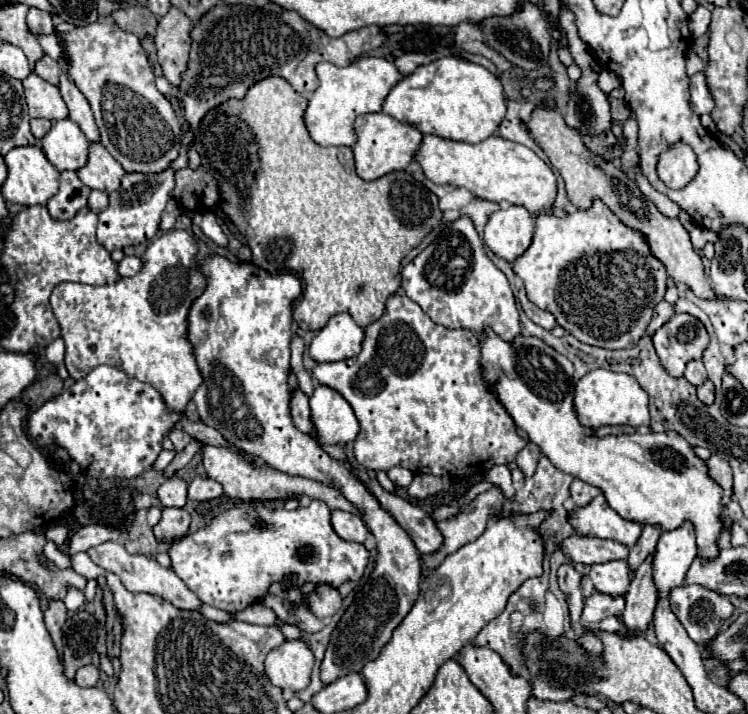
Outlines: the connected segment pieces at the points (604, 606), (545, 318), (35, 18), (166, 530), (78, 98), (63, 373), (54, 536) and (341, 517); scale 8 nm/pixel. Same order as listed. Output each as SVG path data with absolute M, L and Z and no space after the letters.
M600 592L584 598L584 610L582 610L582 624L596 628L598 622L606 616L618 616L624 610L624 598L618 596L604 596Z
M524 290L518 292L518 300L520 300L522 310L526 312L526 316L528 316L534 324L538 324L538 326L542 326L542 328L546 328L546 330L554 330L554 326L556 326L554 316L552 316L550 312L546 312L546 310L540 310L538 306L534 306L534 304L526 298L526 292L524 292Z
M30 8L26 22L28 22L30 32L34 32L34 34L48 34L48 32L54 32L52 16L50 16L48 12L44 12L44 10Z
M164 508L162 520L154 526L158 542L172 540L172 536L184 536L190 528L190 512L186 508Z
M66 72L60 74L60 94L68 106L68 118L74 120L82 132L86 134L86 138L92 142L92 140L100 140L98 132L96 132L96 124L94 124L94 116L92 116L92 110L90 110L90 104L86 100L86 96L78 90L78 86L70 80L70 76Z
M58 337L48 346L48 348L46 348L44 358L49 363L54 364L57 368L57 374L63 380L66 380L67 378L69 378L69 374L64 364L64 355L65 345L62 338Z
M60 524L58 526L50 526L46 530L46 538L52 540L52 542L56 542L56 546L62 546L66 542L66 536L68 536L68 528L60 526Z
M332 510L332 528L342 540L350 542L364 542L366 536L370 534L360 516L342 510Z

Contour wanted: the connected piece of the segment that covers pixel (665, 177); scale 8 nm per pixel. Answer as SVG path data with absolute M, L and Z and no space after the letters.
M676 142L658 156L658 178L670 188L684 188L698 174L698 160L686 142Z

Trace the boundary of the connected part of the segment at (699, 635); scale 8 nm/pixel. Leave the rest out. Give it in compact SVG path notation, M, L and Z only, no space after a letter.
M682 584L670 590L670 608L696 644L708 644L720 624L732 614L732 604L700 584Z

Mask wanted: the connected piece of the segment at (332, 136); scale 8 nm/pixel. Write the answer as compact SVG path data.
M364 56L352 62L346 68L338 68L330 62L322 62L316 66L320 86L314 90L304 122L320 146L354 146L358 136L354 132L354 120L362 114L382 112L382 104L388 96L388 92L404 78L400 70L394 66L394 62L388 62L384 58L372 58Z

